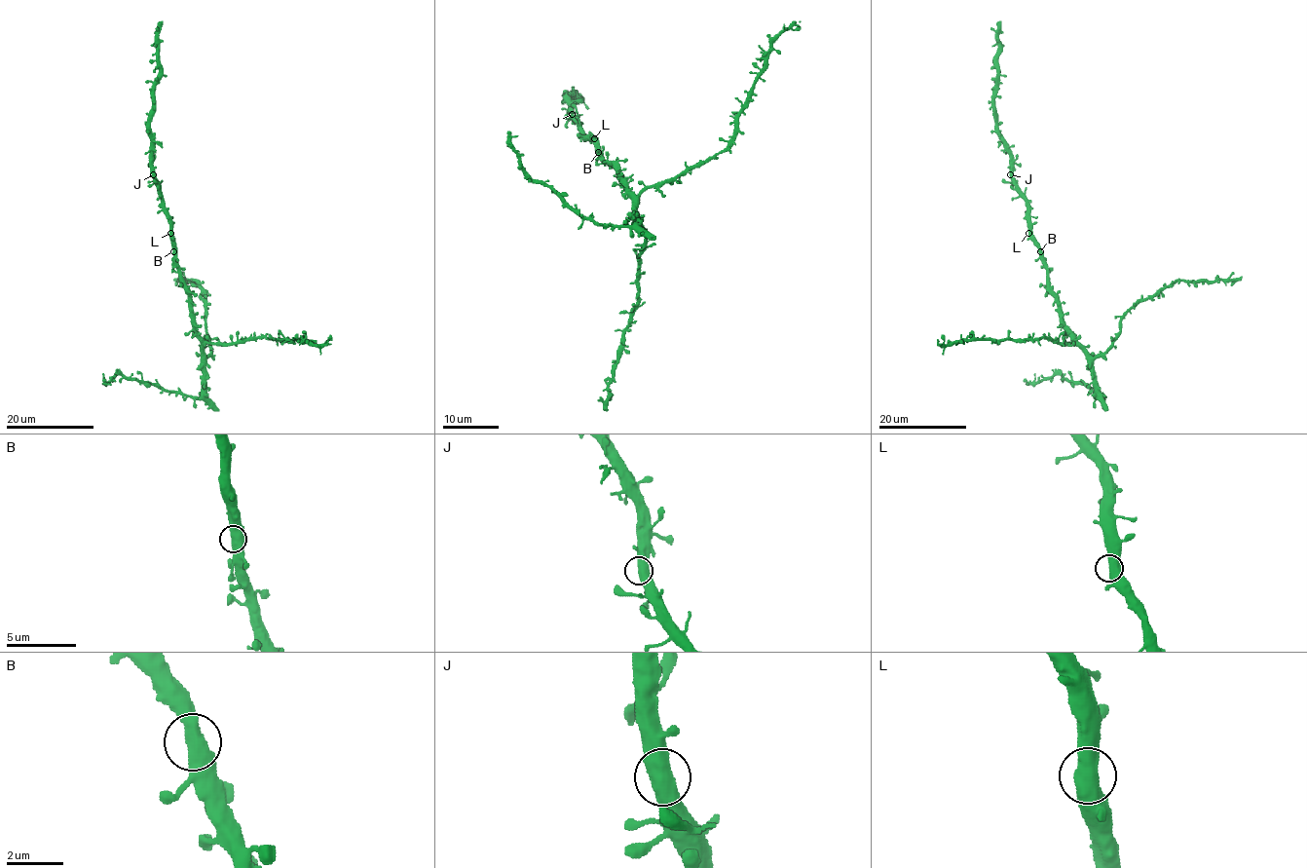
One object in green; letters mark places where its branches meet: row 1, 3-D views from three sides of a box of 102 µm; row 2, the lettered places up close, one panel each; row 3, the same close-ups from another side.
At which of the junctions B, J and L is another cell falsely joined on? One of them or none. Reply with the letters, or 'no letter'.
no letter

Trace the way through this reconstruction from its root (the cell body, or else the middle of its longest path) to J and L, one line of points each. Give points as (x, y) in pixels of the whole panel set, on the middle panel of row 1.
J: (607, 162), (572, 114)
L: (607, 162), (594, 138)

